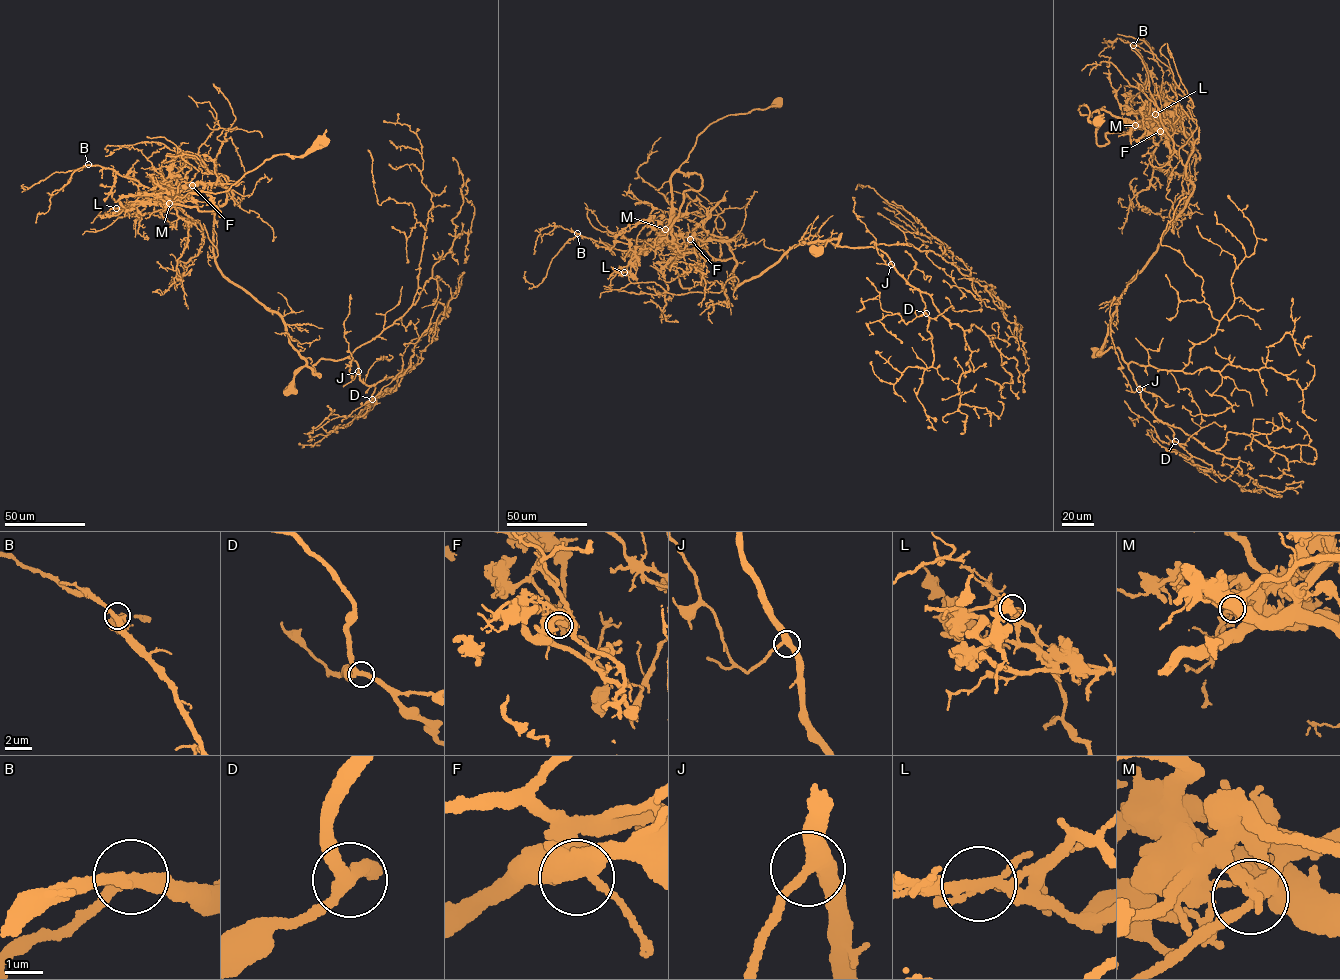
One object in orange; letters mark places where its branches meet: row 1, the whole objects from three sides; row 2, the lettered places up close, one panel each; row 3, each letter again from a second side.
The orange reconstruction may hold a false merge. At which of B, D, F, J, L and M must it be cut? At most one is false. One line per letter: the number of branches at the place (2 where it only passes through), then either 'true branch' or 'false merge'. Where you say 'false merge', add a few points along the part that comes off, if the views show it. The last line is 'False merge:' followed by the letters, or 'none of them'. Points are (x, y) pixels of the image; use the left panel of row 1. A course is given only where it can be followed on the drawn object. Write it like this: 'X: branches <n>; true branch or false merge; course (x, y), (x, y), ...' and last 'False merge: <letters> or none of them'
B: branches 3; true branch
D: branches 3; true branch
F: branches 5; true branch
J: branches 3; true branch
L: branches 5; false merge; course (116, 208), (154, 198), (175, 200), (191, 193), (222, 192), (274, 156), (304, 156), (326, 129)
M: branches 7; true branch
False merge: L

